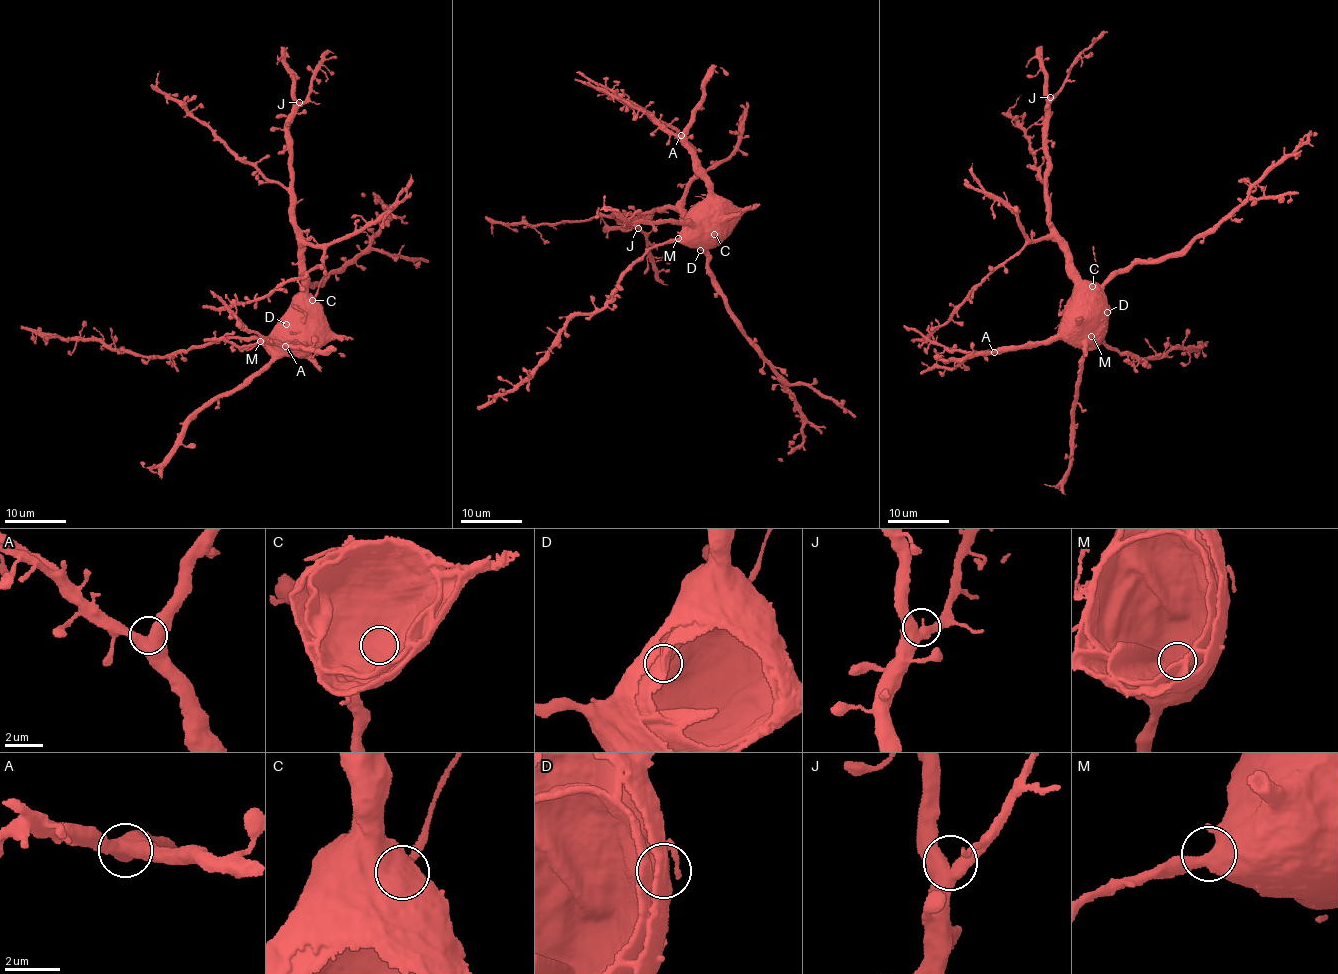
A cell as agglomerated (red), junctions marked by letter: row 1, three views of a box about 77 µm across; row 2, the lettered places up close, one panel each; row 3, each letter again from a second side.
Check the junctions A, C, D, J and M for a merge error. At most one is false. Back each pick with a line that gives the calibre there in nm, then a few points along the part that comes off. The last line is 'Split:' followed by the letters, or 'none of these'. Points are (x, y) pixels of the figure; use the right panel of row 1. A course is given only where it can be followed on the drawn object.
C: 550 nm thick; foreign part runs (1092, 286), (1096, 264), (1094, 247)
Split: C

